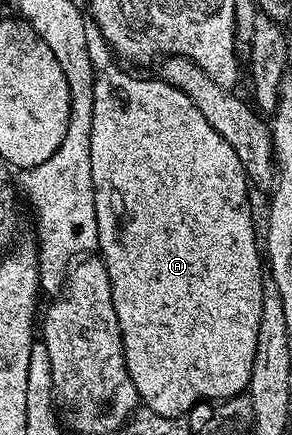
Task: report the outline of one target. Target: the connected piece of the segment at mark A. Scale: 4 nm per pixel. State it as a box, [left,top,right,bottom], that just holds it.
[86,23,266,417]

